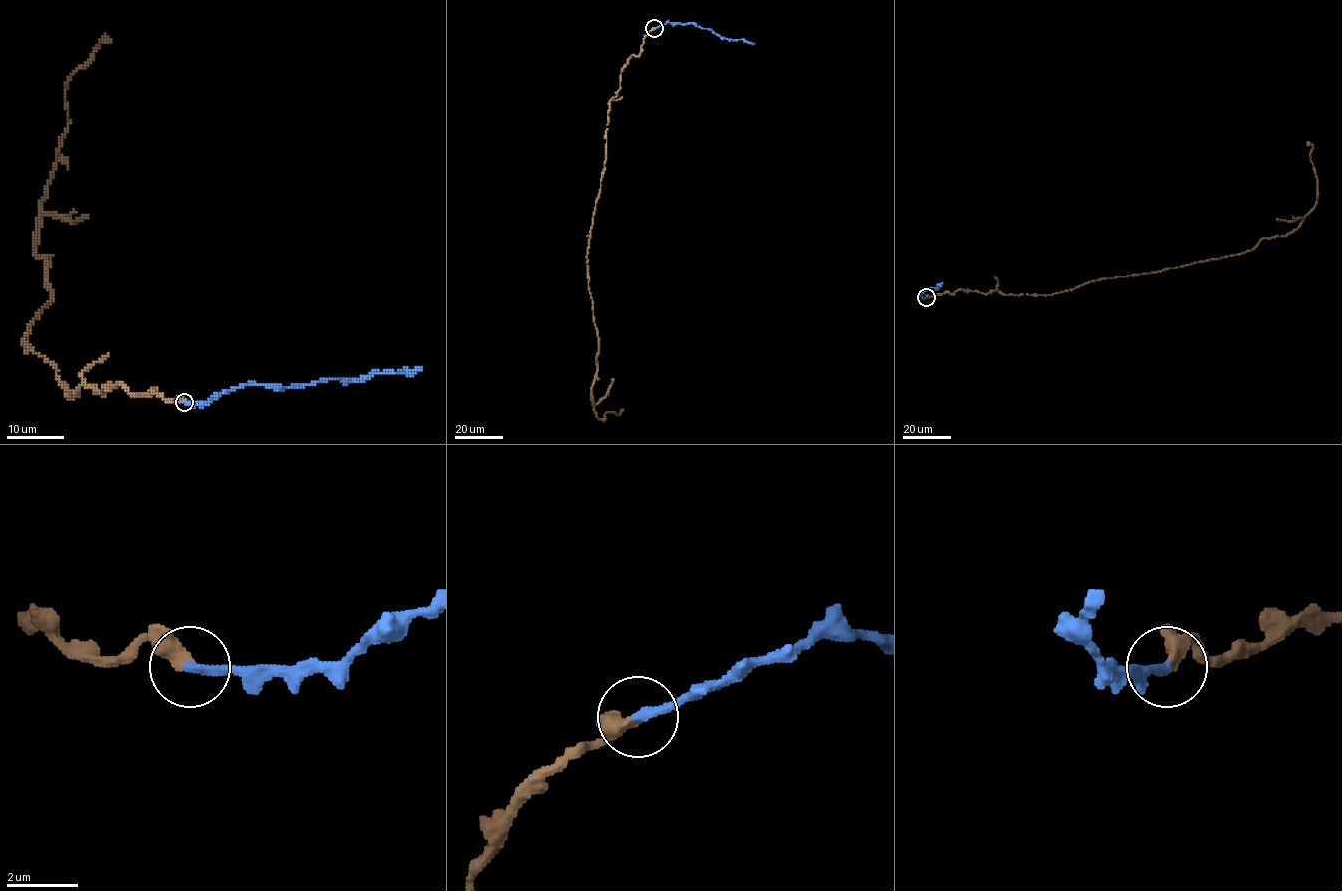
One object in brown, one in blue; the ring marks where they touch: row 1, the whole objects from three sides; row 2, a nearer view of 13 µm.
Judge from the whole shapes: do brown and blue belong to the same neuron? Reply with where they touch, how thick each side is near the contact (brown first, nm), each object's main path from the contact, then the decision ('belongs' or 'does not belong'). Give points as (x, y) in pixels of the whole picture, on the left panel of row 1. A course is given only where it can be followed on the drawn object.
at (184, 402); 400 nm thick on the brown side, 260 nm on the other; brown runs (183, 403), (119, 382), (70, 397), (24, 344), (51, 300), (35, 236), (67, 129), (65, 85), (110, 43); blue runs (185, 403), (206, 403), (248, 384), (278, 387), (333, 378), (365, 379), (375, 372), (408, 374), (422, 368); belongs

